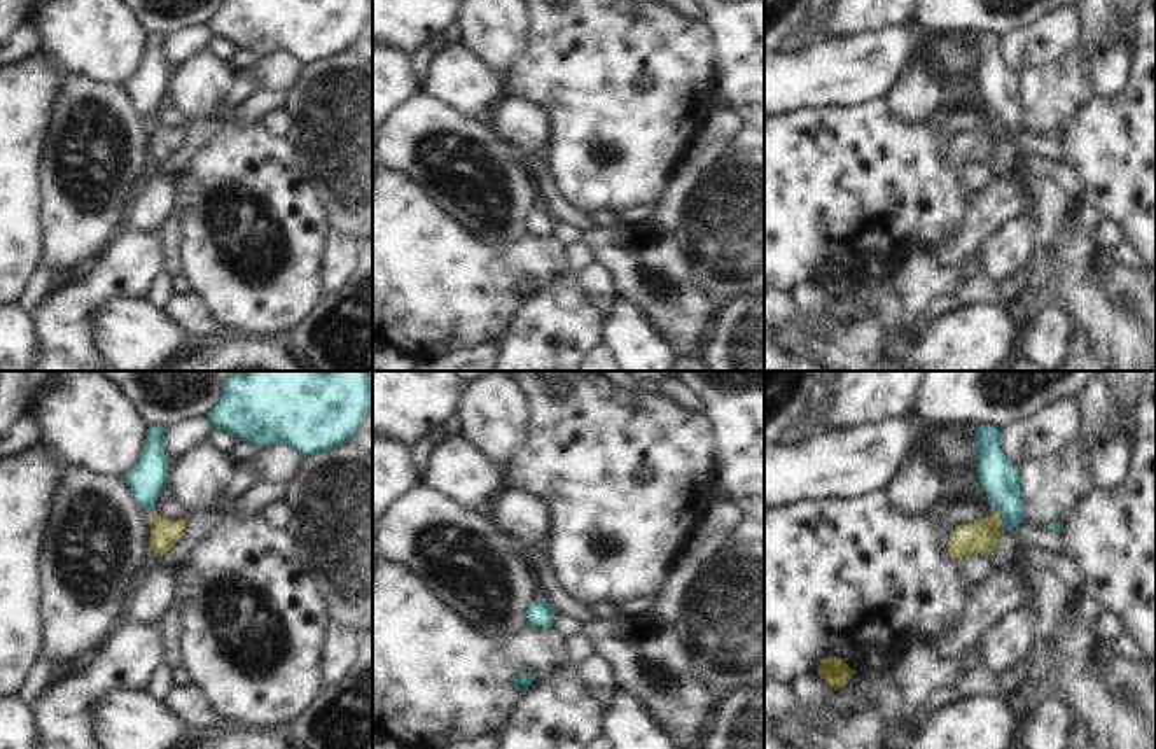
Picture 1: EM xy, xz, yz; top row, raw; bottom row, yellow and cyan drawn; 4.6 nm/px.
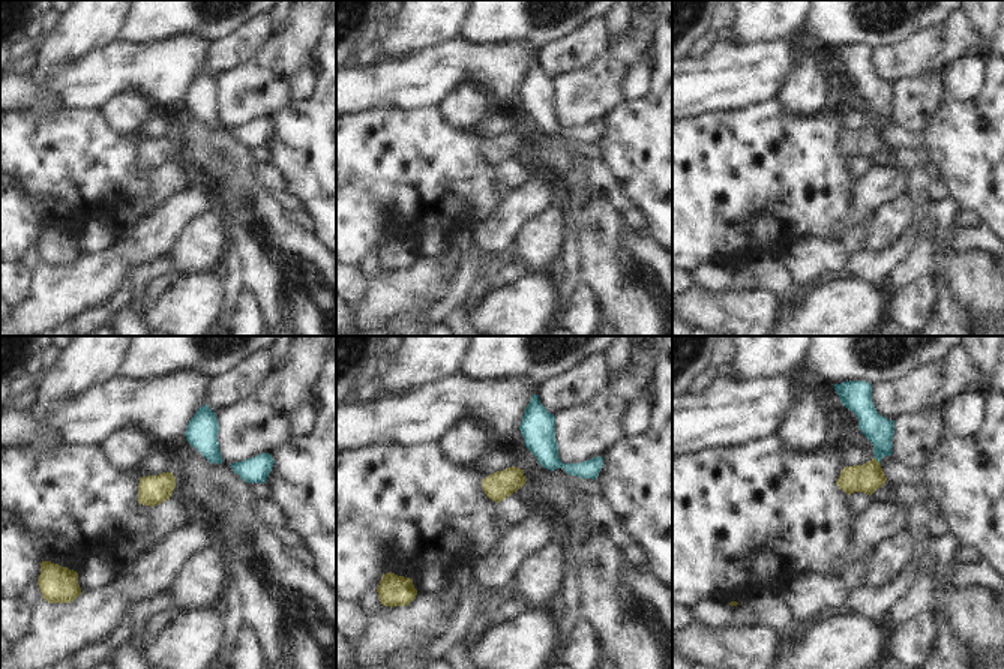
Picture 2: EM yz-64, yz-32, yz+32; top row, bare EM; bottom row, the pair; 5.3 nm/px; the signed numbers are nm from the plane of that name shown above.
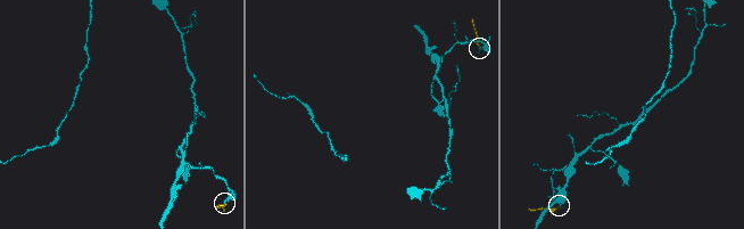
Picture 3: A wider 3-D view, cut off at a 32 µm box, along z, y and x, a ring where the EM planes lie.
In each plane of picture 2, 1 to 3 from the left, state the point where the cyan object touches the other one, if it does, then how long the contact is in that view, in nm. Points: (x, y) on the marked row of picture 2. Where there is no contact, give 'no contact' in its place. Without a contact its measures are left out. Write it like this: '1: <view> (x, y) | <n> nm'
1: no contact
2: no contact
3: yz+32 (877, 461) | 50 nm

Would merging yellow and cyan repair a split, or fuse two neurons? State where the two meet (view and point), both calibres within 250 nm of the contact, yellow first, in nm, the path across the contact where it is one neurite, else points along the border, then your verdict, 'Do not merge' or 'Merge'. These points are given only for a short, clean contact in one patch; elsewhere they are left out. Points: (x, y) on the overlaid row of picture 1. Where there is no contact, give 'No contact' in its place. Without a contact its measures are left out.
Touches yellow at yz (999, 517). Thickness 160 nm (yellow) against 170 nm. Boundary: yz (992, 508), (1002, 524). Do not merge

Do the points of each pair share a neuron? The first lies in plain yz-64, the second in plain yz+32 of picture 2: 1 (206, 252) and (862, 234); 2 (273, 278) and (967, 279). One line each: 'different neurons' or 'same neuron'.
1: different neurons
2: same neuron

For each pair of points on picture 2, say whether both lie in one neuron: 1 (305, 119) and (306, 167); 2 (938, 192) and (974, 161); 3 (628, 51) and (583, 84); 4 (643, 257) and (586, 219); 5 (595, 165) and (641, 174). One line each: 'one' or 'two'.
1: one
2: two
3: one
4: one
5: two

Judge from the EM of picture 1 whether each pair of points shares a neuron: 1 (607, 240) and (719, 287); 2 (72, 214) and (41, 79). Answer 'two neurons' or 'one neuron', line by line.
1: two neurons
2: two neurons

